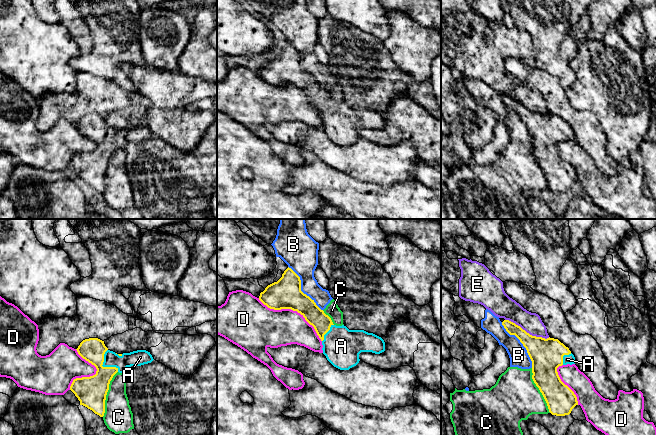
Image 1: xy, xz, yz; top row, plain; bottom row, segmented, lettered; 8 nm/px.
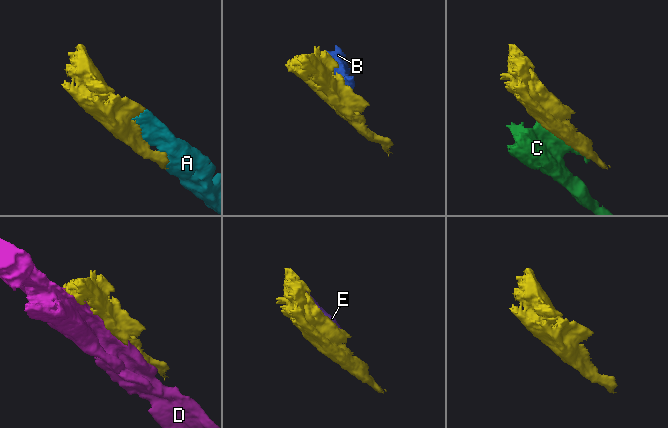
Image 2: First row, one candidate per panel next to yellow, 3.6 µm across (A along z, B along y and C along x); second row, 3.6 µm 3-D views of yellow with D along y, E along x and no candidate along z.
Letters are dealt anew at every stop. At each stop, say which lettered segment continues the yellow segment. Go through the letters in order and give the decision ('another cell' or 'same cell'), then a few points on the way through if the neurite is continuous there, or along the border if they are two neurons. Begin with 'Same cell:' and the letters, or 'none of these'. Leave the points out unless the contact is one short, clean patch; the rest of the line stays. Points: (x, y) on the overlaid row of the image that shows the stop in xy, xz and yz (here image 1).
Same cell: A
A: same cell
B: another cell
C: another cell
D: another cell
E: another cell

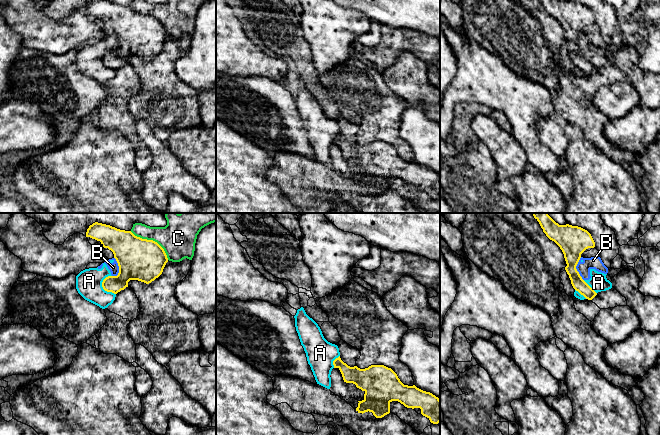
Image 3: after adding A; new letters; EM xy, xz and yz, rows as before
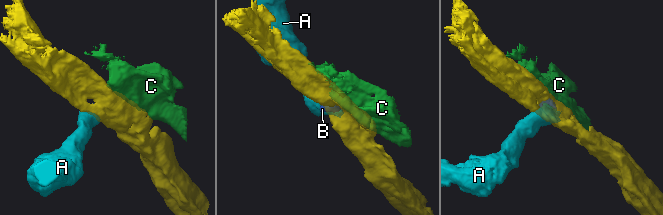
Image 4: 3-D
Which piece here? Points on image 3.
Same cell: none of these
A: another cell; border along xy (108, 275), (103, 280), (102, 287), (115, 294)
B: another cell; border along yz (580, 257), (576, 270), (583, 280)
C: another cell

